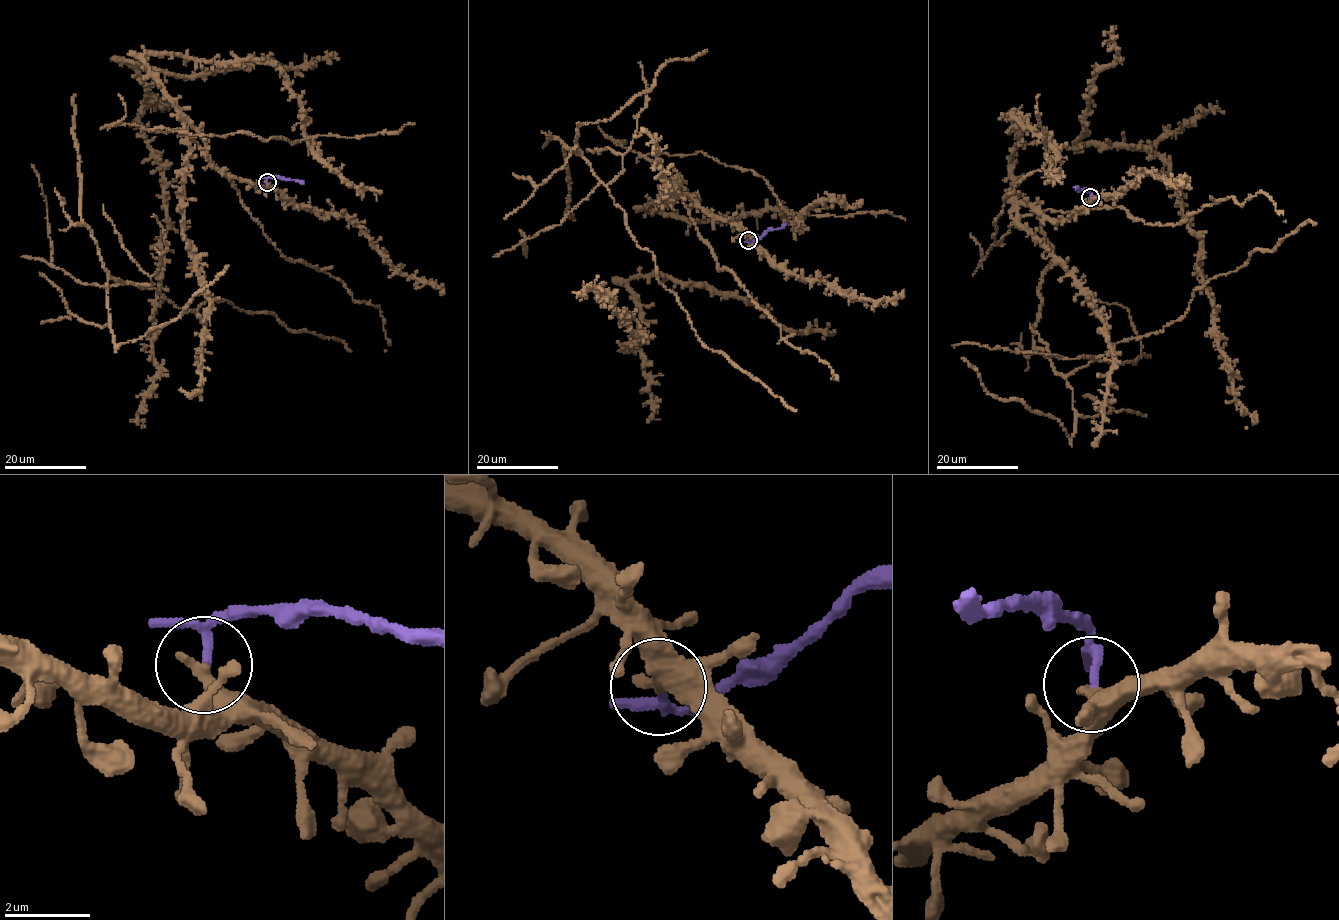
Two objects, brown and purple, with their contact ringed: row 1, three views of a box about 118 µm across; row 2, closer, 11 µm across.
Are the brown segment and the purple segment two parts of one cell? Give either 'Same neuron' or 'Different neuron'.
Different neuron

